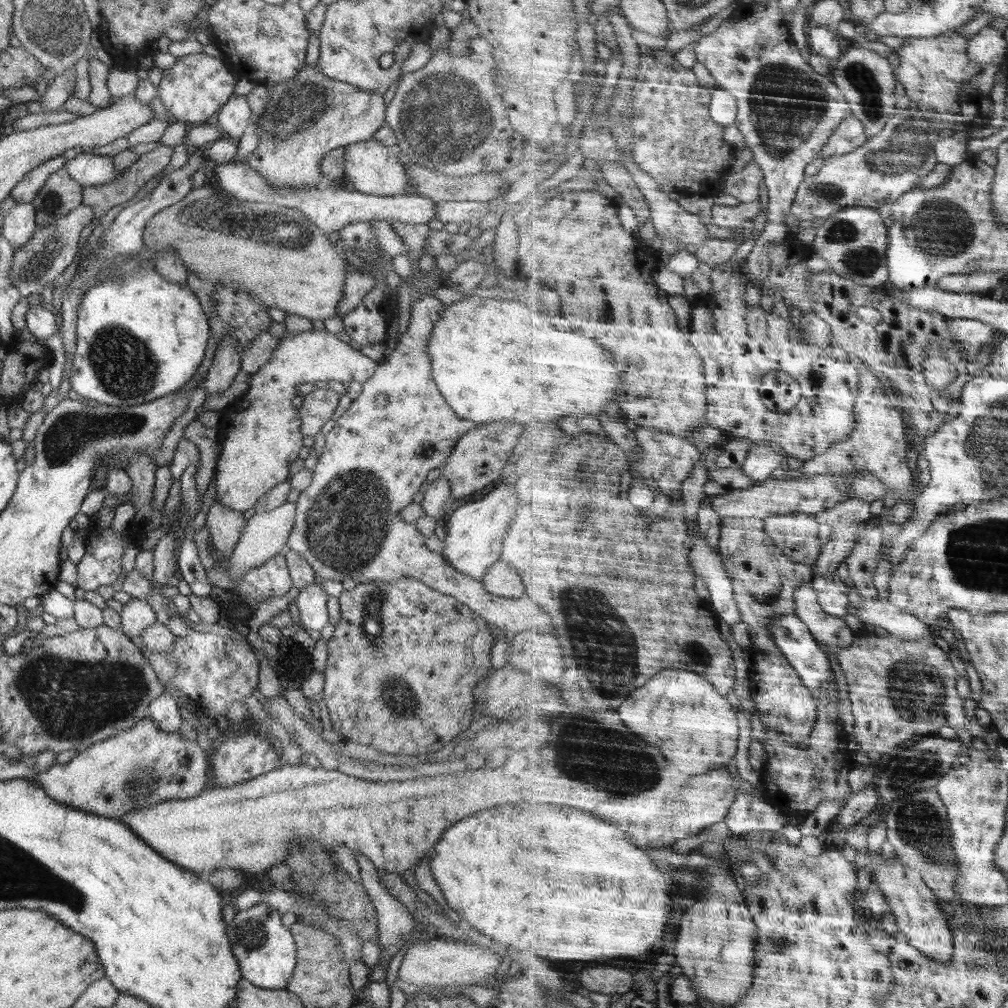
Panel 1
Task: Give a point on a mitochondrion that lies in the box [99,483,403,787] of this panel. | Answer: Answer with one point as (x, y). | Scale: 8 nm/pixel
(371, 624)

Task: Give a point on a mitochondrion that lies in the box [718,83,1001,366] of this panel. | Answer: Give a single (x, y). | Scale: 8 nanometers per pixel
(941, 228)

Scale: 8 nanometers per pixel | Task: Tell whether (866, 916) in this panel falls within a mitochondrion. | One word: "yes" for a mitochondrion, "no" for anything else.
no

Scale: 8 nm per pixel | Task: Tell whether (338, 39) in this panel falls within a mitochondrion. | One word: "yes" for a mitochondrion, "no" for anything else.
no

